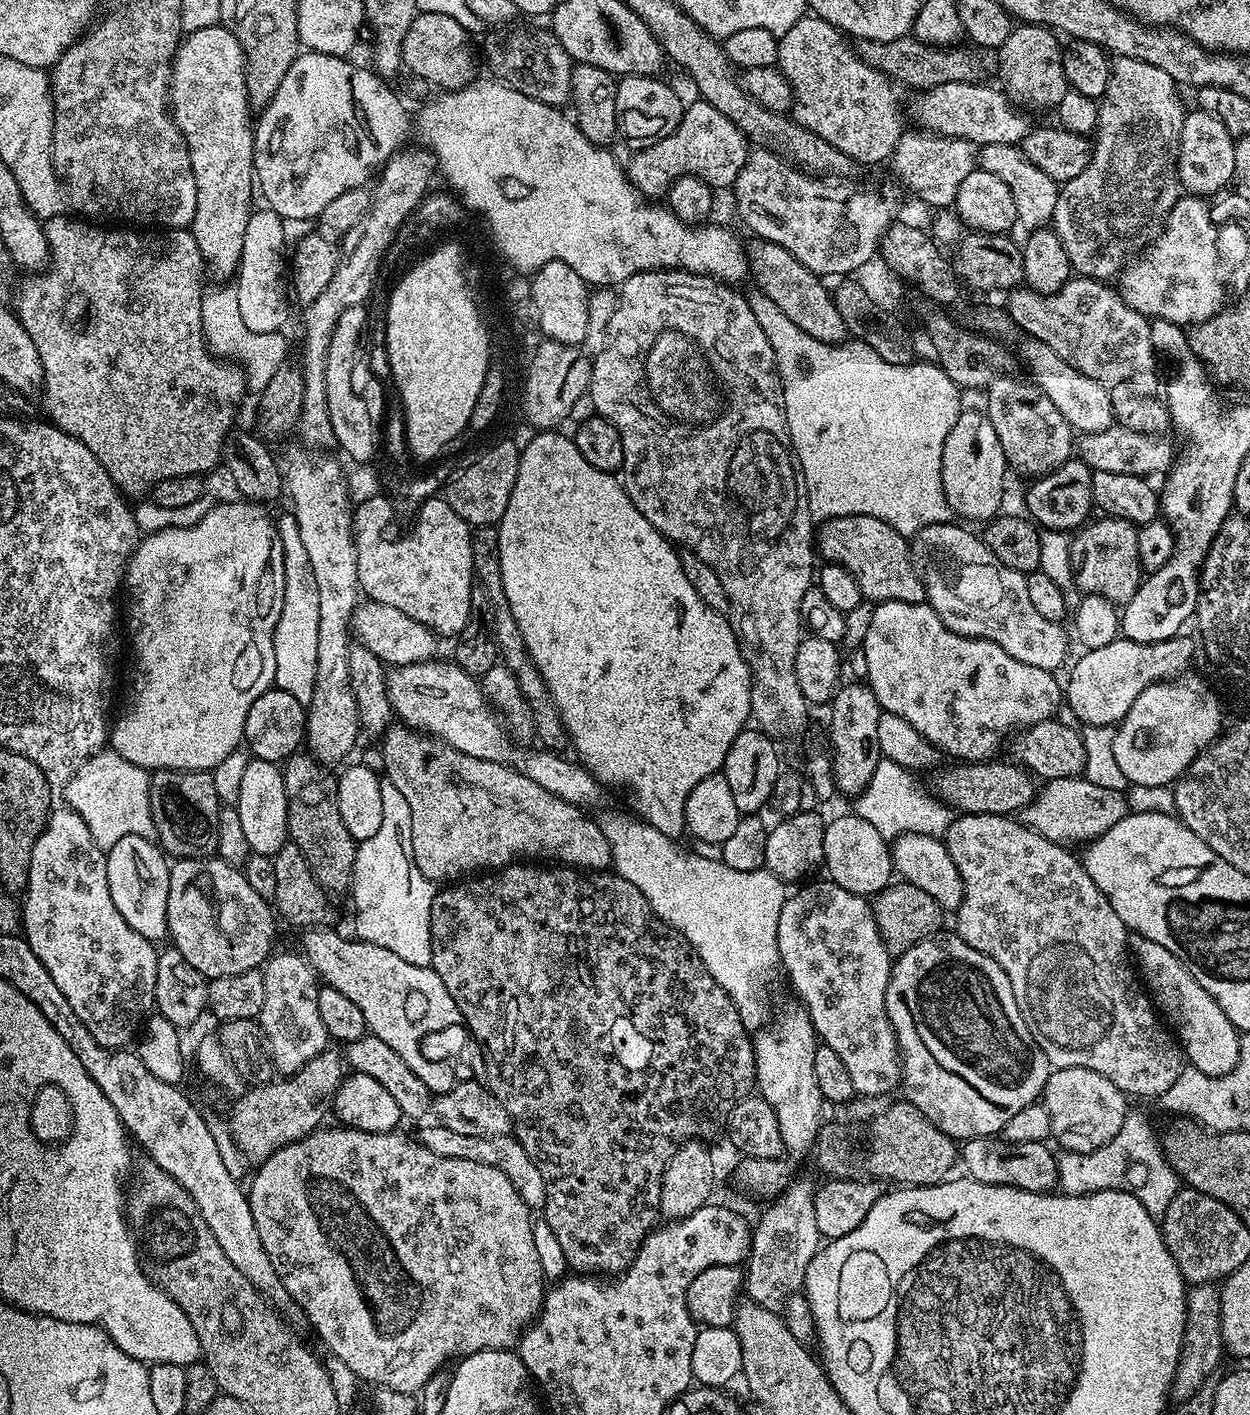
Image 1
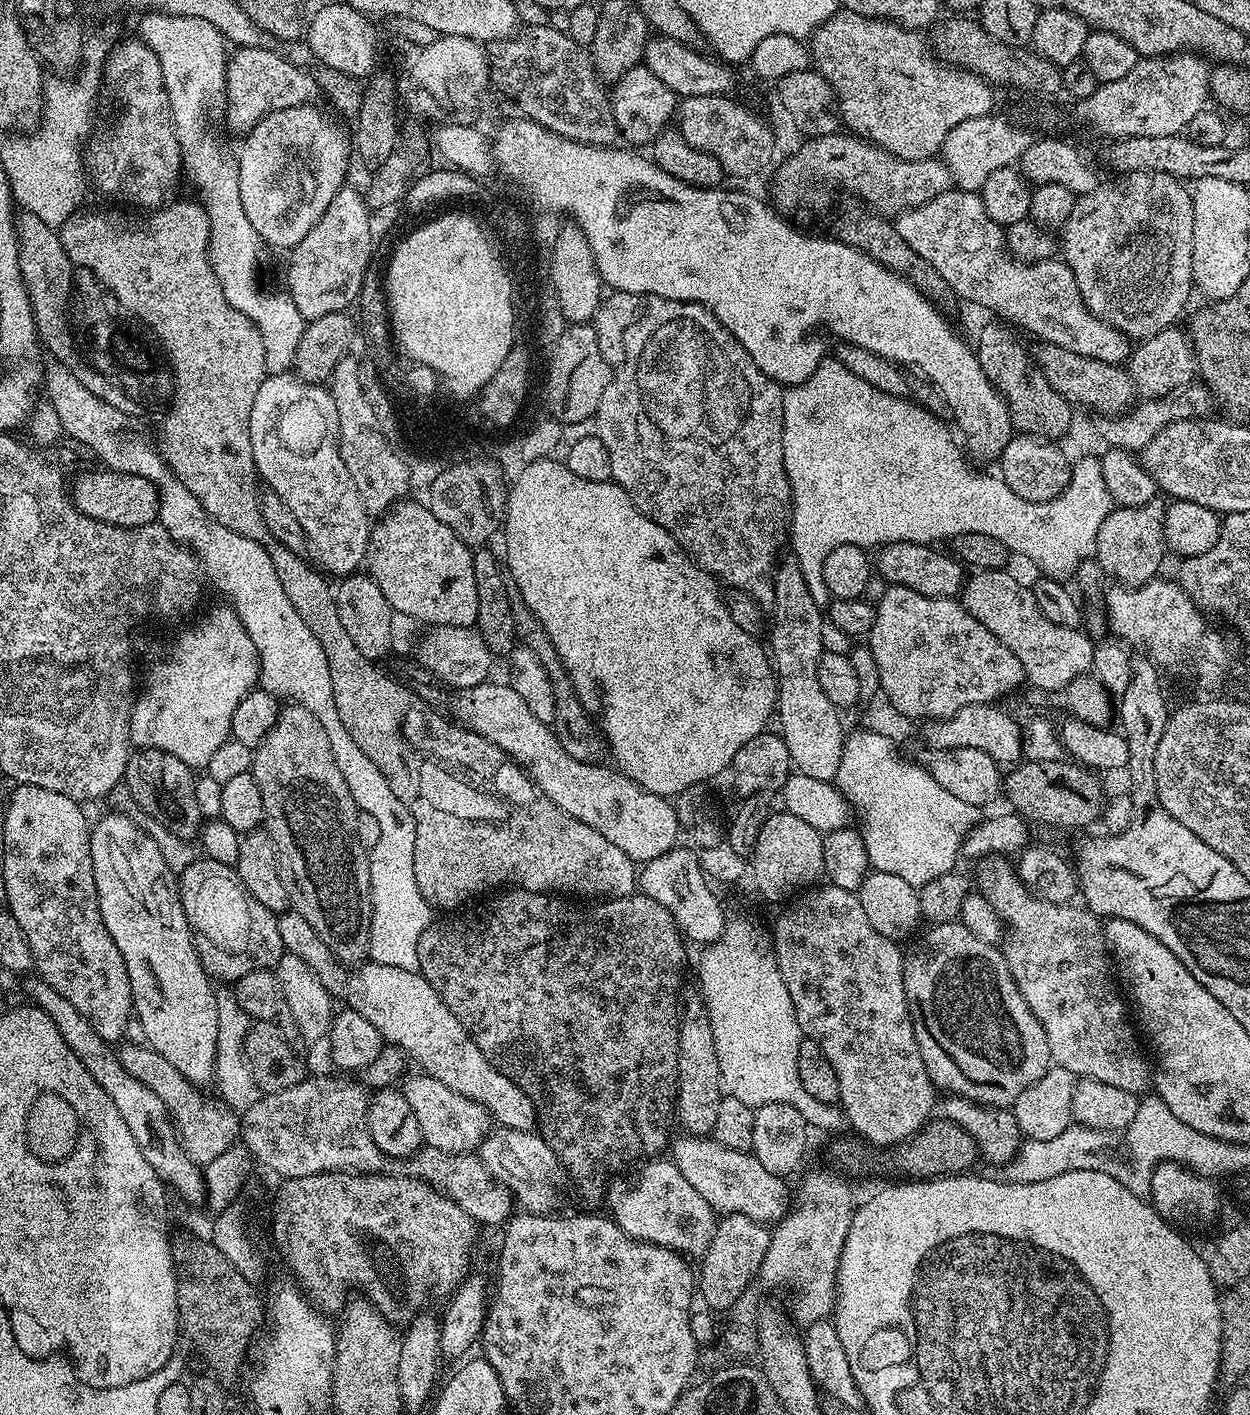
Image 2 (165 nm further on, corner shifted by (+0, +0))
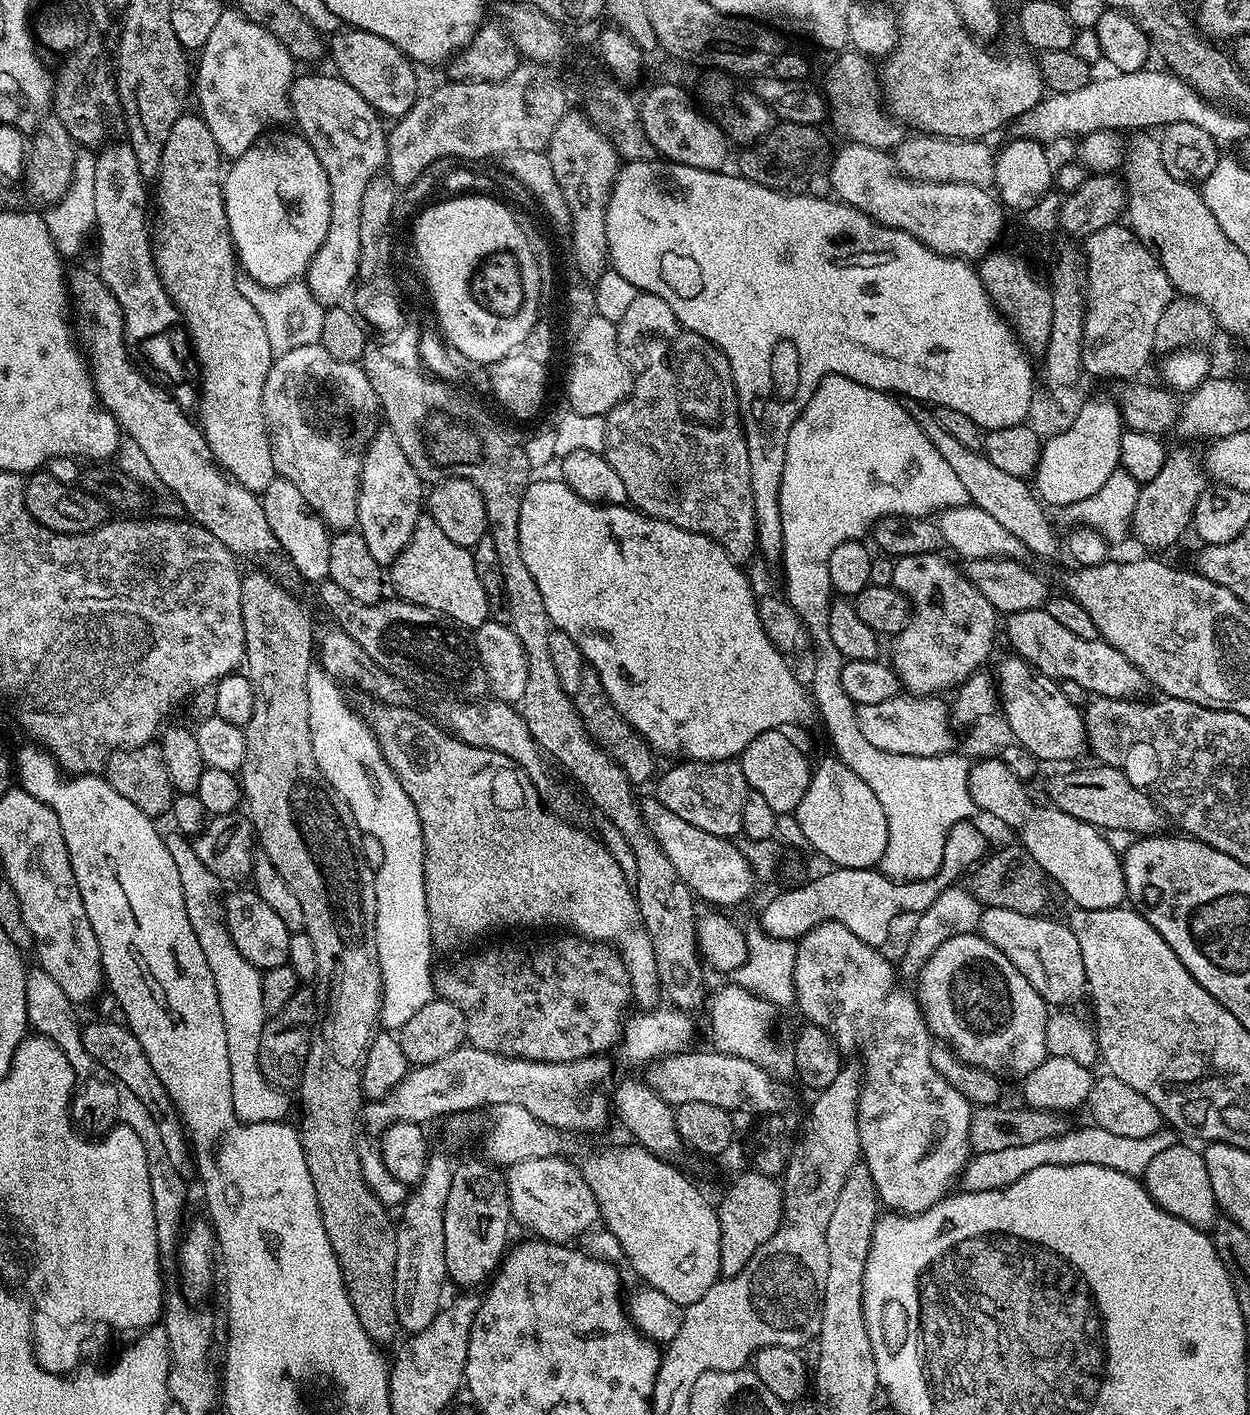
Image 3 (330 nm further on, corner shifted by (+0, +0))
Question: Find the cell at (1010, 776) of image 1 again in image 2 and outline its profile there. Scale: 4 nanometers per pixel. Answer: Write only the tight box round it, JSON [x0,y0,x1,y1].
[1002,758,1104,828]

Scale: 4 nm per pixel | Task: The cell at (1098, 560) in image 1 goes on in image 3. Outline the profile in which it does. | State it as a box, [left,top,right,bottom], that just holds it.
[1131,447,1206,548]

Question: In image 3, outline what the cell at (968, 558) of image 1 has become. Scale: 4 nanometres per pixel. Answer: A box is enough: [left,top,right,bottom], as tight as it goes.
[1007,607,1149,700]

